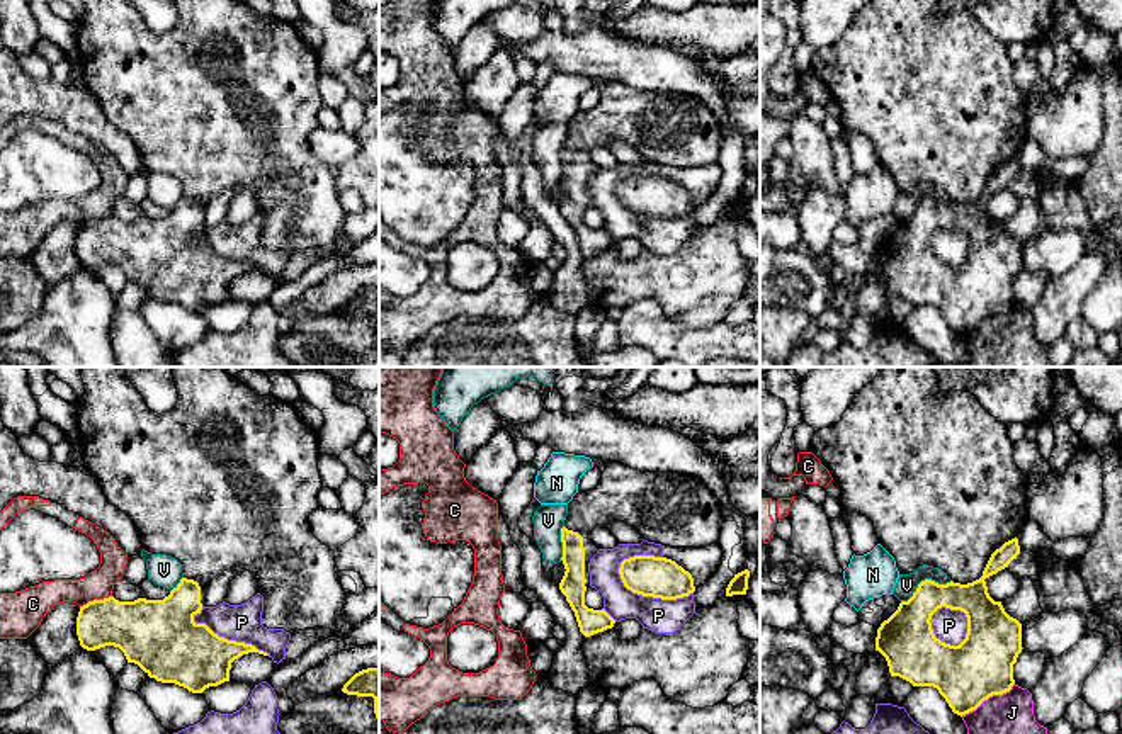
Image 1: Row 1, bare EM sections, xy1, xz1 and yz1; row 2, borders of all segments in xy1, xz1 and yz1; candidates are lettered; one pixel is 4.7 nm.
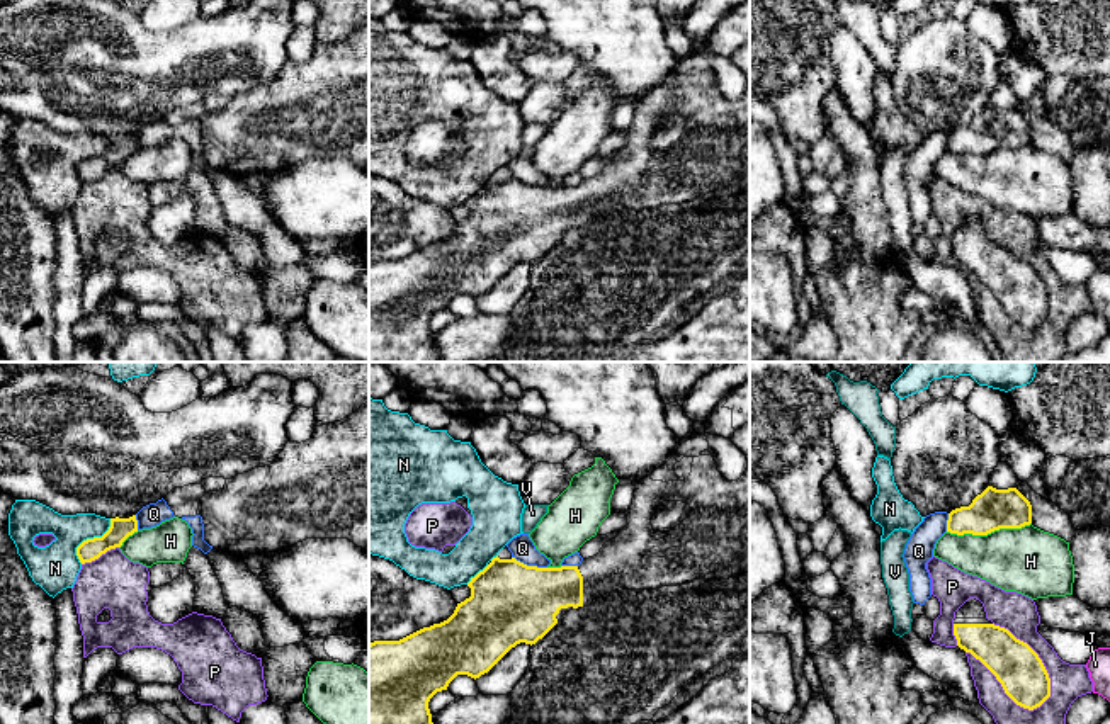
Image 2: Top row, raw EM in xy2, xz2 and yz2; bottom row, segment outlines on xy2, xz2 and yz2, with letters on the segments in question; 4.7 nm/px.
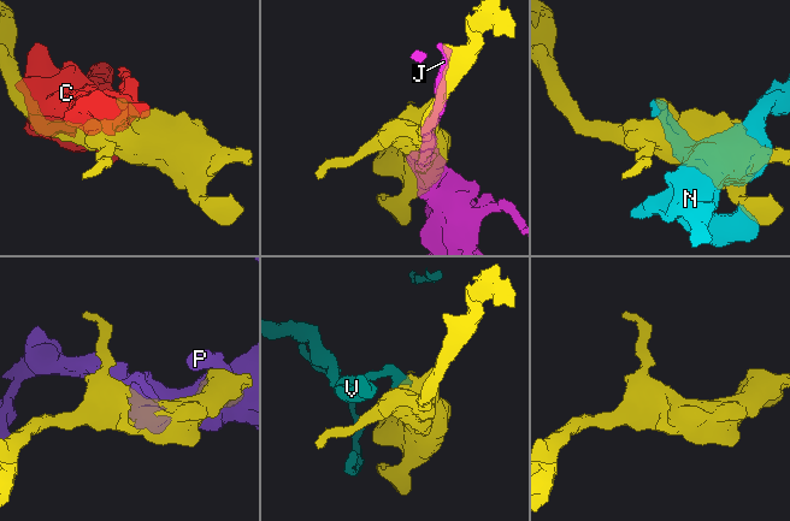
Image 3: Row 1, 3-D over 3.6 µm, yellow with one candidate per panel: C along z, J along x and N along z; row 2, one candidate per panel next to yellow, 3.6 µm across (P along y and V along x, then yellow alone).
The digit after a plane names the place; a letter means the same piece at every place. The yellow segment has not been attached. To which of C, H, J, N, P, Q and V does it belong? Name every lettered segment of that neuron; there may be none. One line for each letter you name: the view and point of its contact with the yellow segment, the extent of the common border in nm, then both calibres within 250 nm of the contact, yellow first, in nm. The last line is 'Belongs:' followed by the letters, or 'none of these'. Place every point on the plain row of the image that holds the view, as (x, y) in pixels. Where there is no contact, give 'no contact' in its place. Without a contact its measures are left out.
Belongs: none of these

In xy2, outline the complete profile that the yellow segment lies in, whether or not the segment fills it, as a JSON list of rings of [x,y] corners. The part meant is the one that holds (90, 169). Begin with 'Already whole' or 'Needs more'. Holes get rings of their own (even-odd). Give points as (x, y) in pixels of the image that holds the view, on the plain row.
Already whole. [[[136,134],[129,138],[110,138],[110,146],[102,156],[93,156],[83,160],[76,167],[76,175],[82,184],[92,182],[99,178],[102,173],[105,173],[110,168],[121,167],[122,161],[138,151],[138,139]]]

